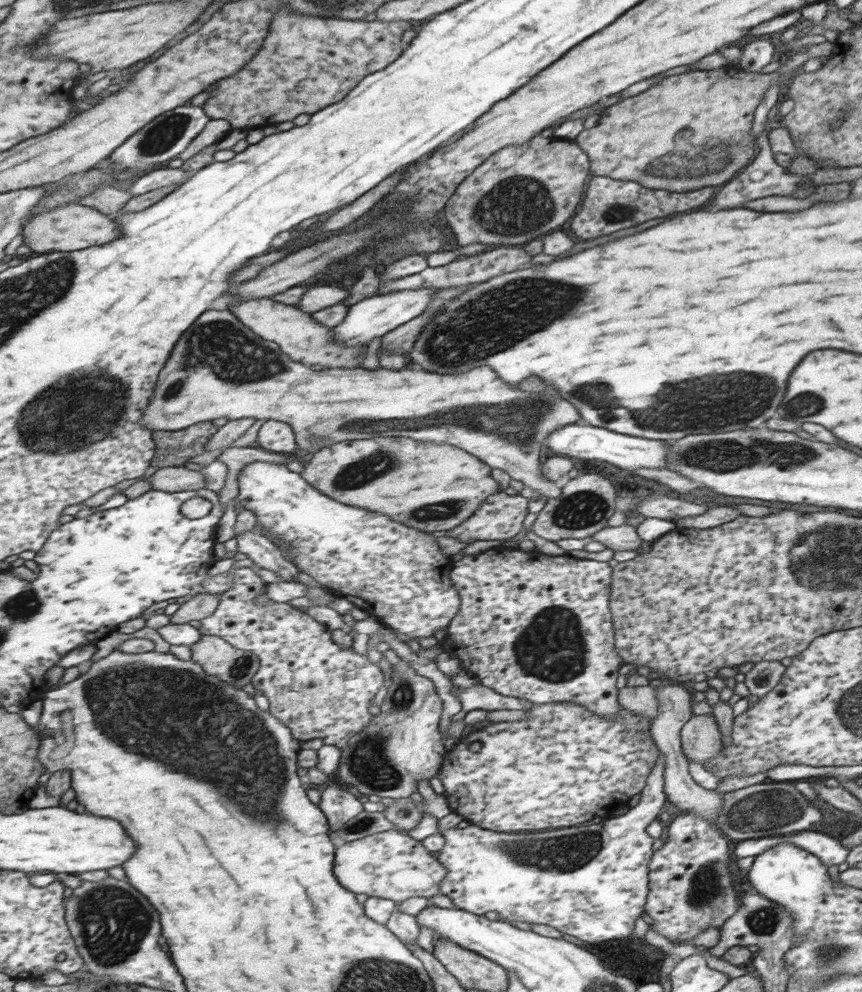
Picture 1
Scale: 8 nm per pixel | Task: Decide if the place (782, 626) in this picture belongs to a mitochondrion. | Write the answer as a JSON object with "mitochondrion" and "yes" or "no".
{"mitochondrion":"no"}

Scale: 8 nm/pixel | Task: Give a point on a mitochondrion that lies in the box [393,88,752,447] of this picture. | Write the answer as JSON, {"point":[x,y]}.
{"point":[519,305]}

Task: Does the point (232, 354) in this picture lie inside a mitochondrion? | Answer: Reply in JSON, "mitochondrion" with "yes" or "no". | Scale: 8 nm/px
{"mitochondrion":"yes"}

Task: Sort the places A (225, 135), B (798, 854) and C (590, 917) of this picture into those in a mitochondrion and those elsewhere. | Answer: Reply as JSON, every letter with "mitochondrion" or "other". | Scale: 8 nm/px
{"A":"other","B":"other","C":"other"}

